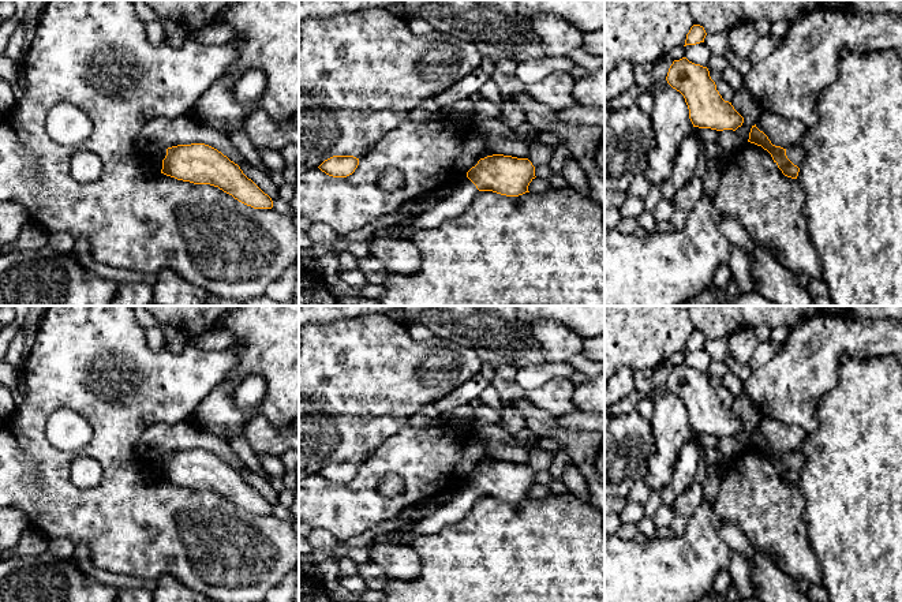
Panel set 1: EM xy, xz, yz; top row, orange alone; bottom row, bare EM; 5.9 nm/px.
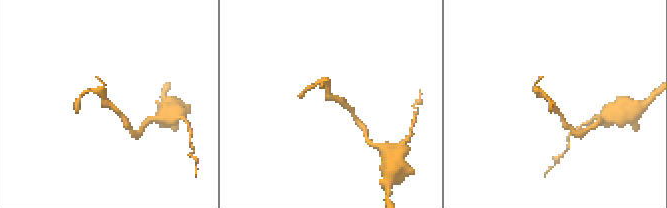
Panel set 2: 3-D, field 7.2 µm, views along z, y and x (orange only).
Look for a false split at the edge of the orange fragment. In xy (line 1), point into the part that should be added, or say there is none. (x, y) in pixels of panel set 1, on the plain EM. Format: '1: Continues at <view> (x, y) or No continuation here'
1: Continues at xy (161, 463)

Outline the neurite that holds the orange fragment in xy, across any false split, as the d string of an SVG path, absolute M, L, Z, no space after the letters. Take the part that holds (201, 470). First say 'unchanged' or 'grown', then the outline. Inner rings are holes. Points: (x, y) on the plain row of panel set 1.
grown | M205 449L168 453L157 464L161 479L194 490L210 490L254 515L272 515L273 506L240 472Z

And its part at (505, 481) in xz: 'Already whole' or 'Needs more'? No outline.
Needs more

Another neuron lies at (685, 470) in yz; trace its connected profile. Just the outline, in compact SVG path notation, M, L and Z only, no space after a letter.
M690 440L678 453L671 483L662 493L663 504L671 506L674 501L693 483L700 460L701 457L697 442Z

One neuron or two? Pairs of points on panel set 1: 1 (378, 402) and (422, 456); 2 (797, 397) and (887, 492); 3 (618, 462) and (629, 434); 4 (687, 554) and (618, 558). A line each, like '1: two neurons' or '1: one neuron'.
1: two neurons
2: two neurons
3: one neuron
4: one neuron

